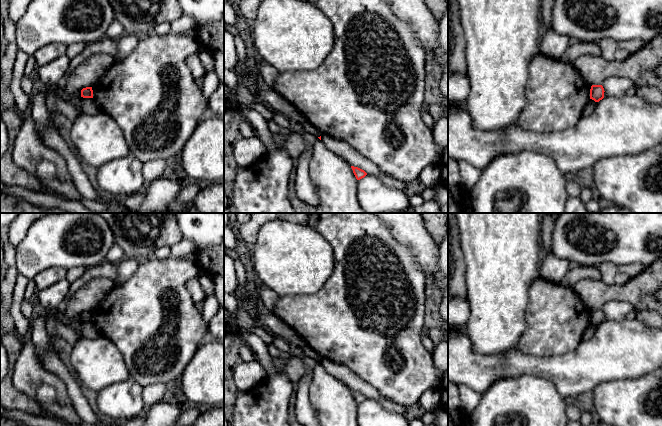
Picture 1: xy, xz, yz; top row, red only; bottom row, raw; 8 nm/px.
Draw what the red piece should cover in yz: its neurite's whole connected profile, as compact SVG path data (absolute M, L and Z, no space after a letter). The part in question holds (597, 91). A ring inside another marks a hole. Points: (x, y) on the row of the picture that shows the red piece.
M592 85L590 89L590 99L599 102L604 98L604 92L602 85Z

